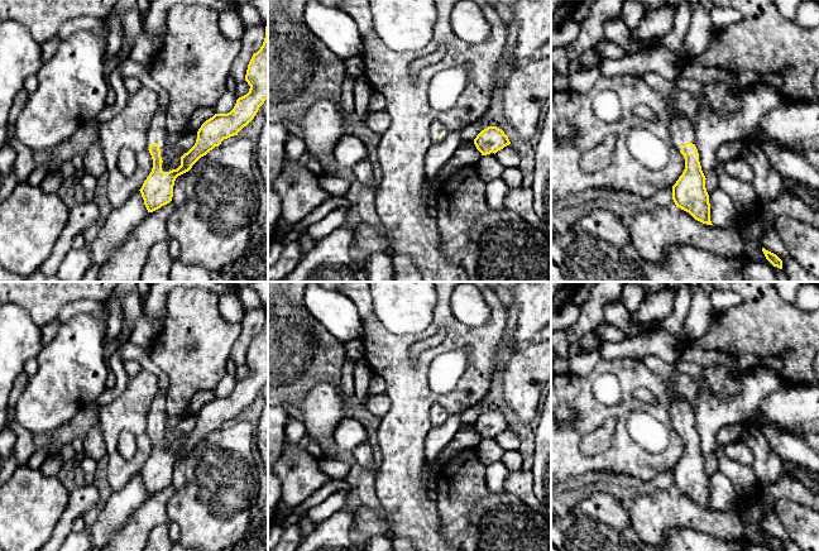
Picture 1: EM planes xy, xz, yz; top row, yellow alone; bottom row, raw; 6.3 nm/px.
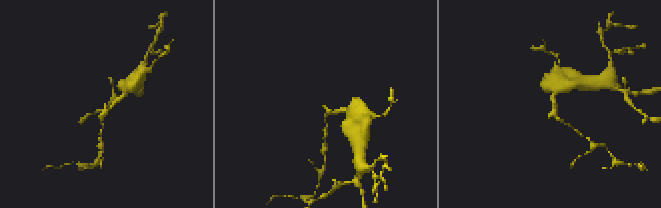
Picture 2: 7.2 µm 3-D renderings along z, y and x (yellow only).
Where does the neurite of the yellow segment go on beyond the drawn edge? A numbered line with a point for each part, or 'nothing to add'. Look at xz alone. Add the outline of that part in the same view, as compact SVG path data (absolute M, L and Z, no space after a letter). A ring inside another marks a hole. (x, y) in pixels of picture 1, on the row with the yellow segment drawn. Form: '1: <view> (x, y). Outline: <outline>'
1: xz (437, 128). Outline: M435 120L431 125L430 134L432 143L442 142L449 135L447 128L439 120Z

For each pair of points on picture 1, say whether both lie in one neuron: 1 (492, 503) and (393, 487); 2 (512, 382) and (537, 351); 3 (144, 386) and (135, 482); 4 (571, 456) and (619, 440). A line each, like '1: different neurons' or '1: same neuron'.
1: different neurons
2: same neuron
3: different neurons
4: same neuron

